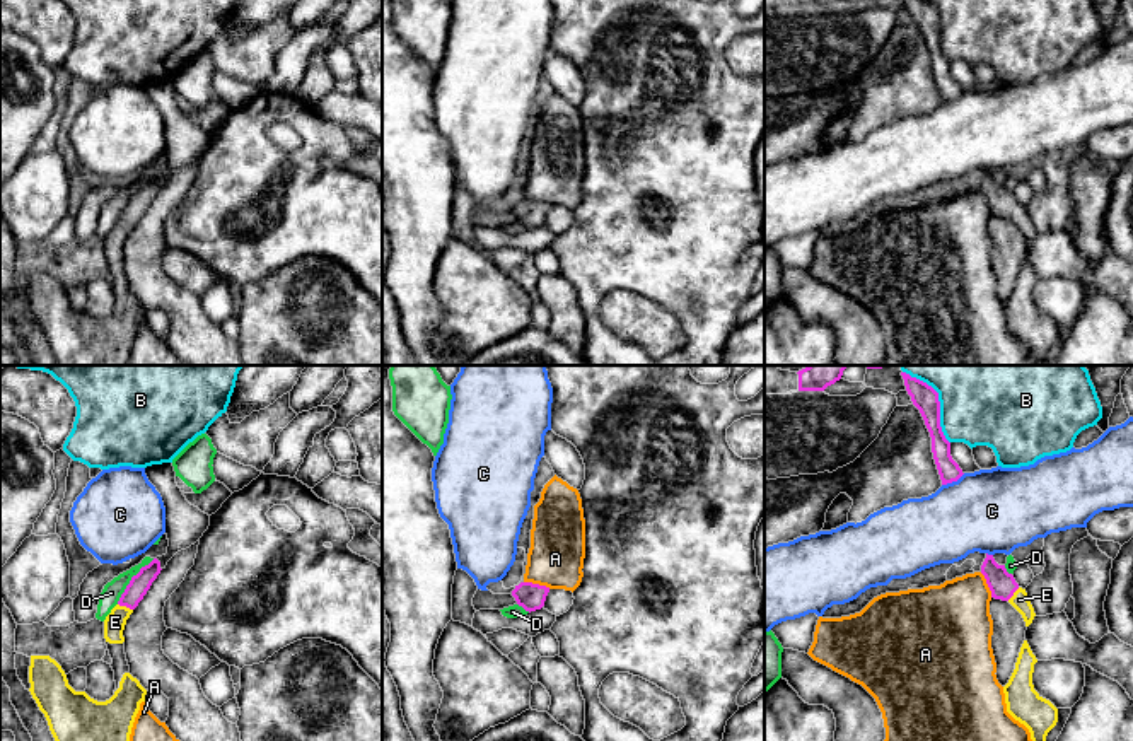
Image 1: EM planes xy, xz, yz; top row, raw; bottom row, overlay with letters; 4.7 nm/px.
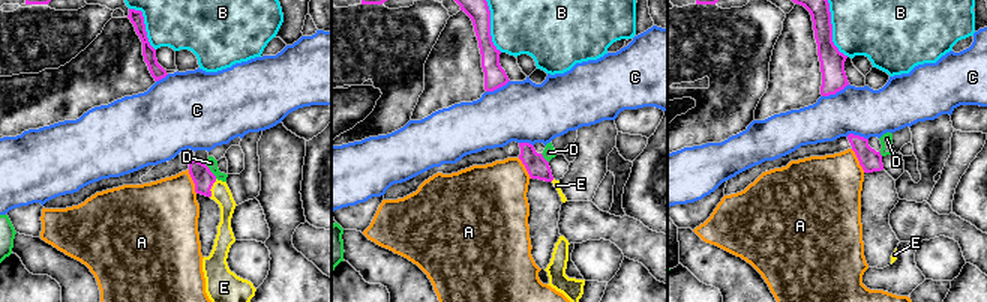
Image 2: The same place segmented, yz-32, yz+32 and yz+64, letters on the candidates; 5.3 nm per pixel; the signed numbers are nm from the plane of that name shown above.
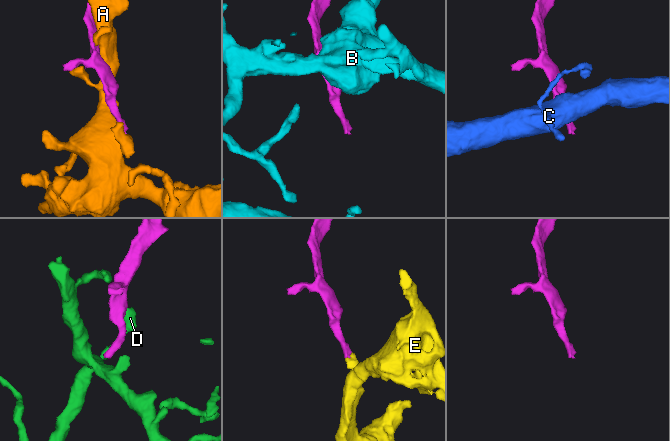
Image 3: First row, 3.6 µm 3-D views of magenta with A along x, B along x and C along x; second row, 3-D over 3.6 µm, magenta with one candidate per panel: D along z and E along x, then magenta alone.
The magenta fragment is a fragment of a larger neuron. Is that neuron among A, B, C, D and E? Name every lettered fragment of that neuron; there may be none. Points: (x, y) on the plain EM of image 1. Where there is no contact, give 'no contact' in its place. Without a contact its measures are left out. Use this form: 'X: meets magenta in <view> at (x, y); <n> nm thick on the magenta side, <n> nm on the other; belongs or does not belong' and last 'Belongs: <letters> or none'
A: meets magenta in xz at (538, 202); 130 nm thick on the magenta side, 260 nm on the other; does not belong
B: meets magenta in yz at (939, 29); 120 nm thick on the magenta side, 300 nm on the other; does not belong
C: meets magenta in yz at (952, 98); 100 nm thick on the magenta side, 400 nm on the other; does not belong
D: meets magenta in xy at (132, 197); 90 nm thick on the magenta side, 90 nm on the other; does not belong
E: meets magenta in xy at (125, 222); 90 nm thick on the magenta side, 100 nm on the other; belongs
Belongs: E

